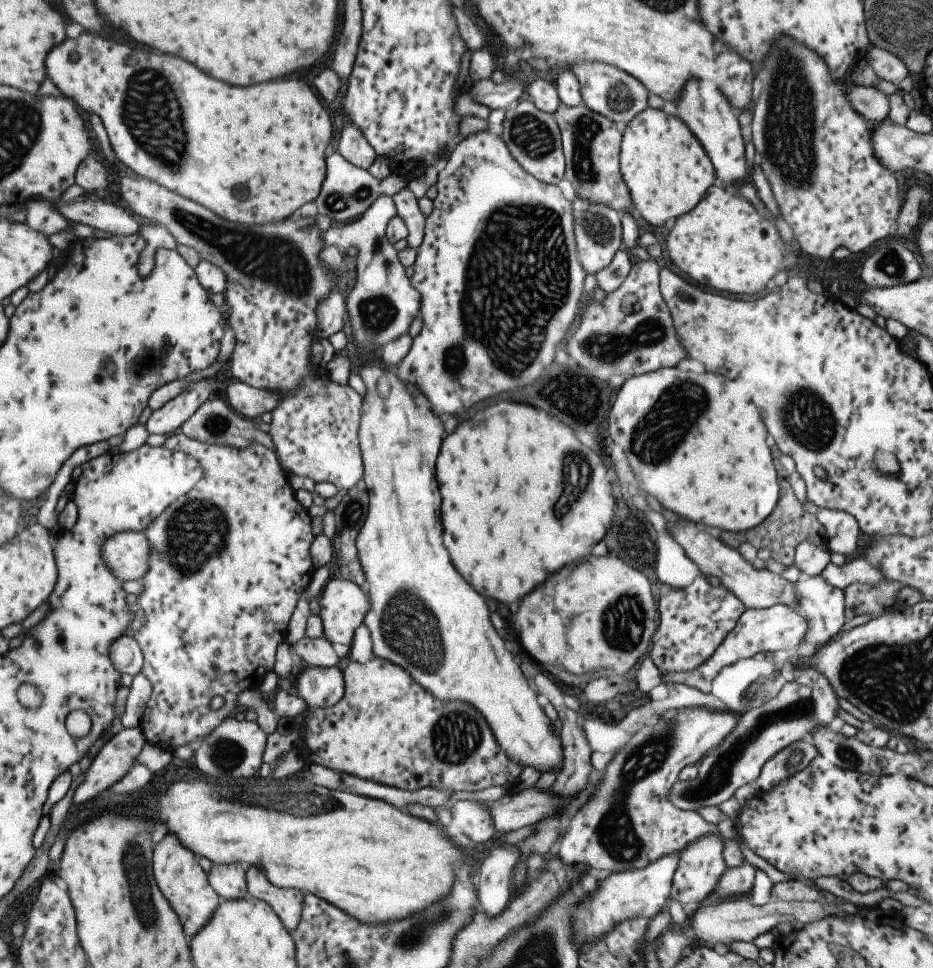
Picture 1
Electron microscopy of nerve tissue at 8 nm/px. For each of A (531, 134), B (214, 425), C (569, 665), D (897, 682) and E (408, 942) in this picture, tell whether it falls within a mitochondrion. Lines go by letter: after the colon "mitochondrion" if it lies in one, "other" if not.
A: mitochondrion
B: mitochondrion
C: other
D: mitochondrion
E: mitochondrion

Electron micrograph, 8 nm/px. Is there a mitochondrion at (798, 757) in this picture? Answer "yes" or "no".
yes

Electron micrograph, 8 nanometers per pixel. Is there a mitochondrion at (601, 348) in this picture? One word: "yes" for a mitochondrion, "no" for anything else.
yes

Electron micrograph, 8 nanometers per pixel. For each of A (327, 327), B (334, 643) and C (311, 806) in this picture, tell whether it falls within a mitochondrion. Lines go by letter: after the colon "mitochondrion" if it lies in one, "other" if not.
A: other
B: other
C: mitochondrion

